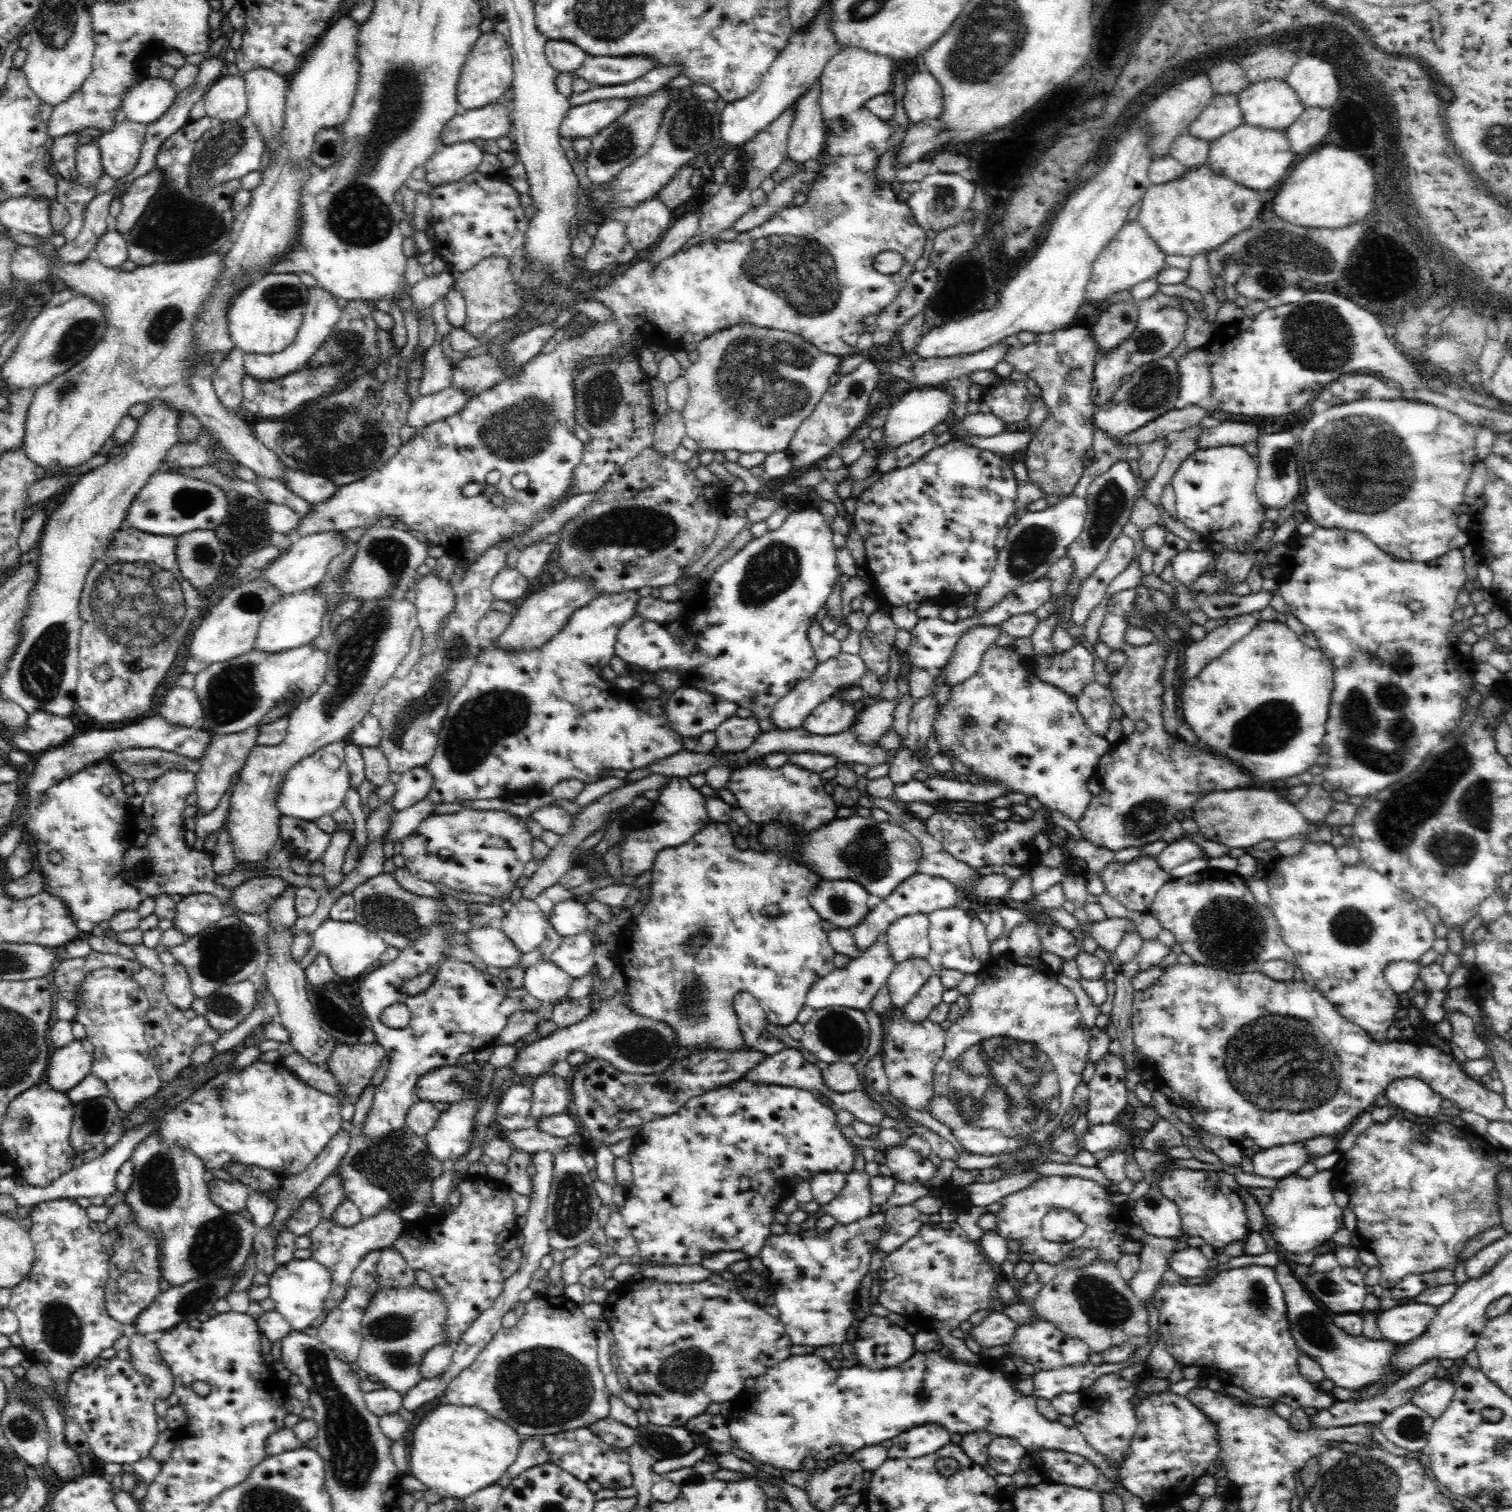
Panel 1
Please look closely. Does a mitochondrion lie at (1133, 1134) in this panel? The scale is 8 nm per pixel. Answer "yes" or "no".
no

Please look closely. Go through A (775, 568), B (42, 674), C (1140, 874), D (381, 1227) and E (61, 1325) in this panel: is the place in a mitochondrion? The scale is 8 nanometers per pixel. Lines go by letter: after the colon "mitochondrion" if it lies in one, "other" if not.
A: mitochondrion
B: mitochondrion
C: other
D: other
E: mitochondrion

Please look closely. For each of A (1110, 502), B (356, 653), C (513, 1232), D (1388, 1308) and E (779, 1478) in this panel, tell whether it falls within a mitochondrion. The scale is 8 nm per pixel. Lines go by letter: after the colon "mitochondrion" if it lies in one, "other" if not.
A: mitochondrion
B: mitochondrion
C: other
D: other
E: other

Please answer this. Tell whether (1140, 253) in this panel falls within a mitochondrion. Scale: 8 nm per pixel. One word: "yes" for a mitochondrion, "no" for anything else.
no

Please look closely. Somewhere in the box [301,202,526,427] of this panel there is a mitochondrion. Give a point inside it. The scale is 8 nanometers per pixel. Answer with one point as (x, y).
(349, 342)

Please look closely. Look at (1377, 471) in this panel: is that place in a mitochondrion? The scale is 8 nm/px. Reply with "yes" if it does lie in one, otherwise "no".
yes

